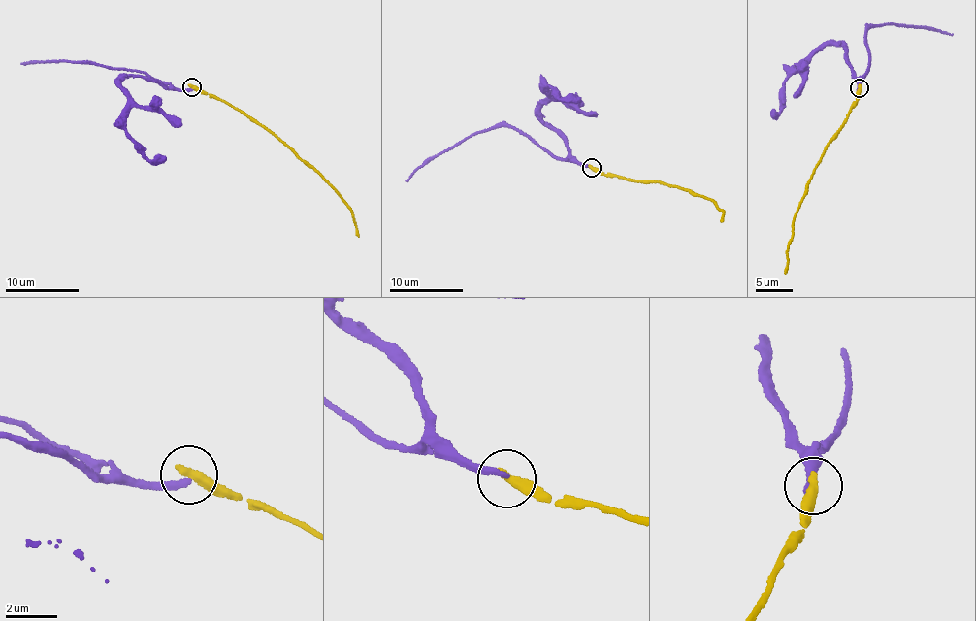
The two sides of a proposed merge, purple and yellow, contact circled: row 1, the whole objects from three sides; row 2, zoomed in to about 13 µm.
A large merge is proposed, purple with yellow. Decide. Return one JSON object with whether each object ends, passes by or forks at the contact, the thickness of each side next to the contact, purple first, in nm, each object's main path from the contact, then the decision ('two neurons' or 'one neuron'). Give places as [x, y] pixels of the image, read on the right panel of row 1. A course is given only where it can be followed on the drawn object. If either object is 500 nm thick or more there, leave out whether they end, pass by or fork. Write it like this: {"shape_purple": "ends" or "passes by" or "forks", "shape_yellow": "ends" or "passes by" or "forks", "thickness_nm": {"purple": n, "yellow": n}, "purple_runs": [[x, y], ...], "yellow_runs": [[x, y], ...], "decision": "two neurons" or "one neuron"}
{"shape_purple": "ends", "shape_yellow": "ends", "thickness_nm": {"purple": 260, "yellow": 440}, "purple_runs": [[859, 88], [870, 64], [865, 33], [873, 25], [886, 22], [925, 25], [953, 34]], "yellow_runs": [[859, 88], [841, 126], [828, 142], [801, 199], [785, 274]], "decision": "two neurons"}

